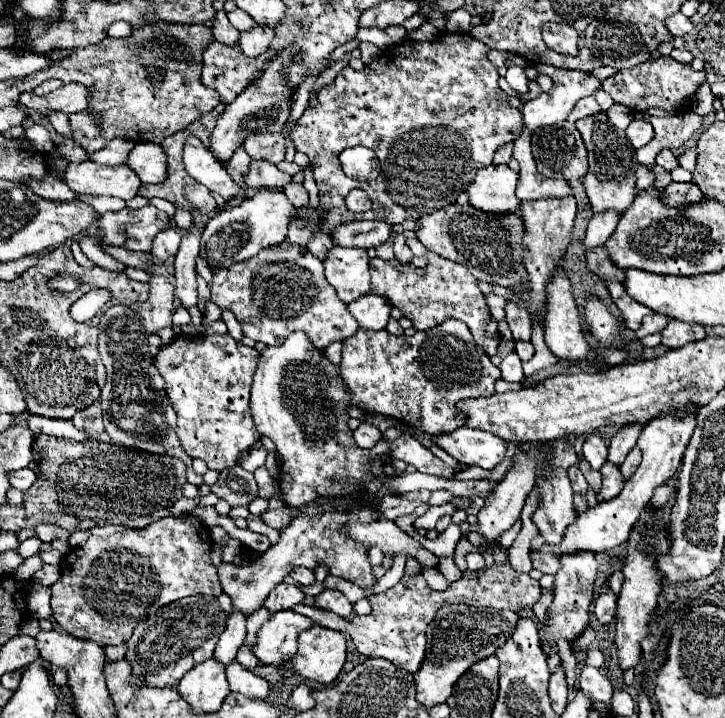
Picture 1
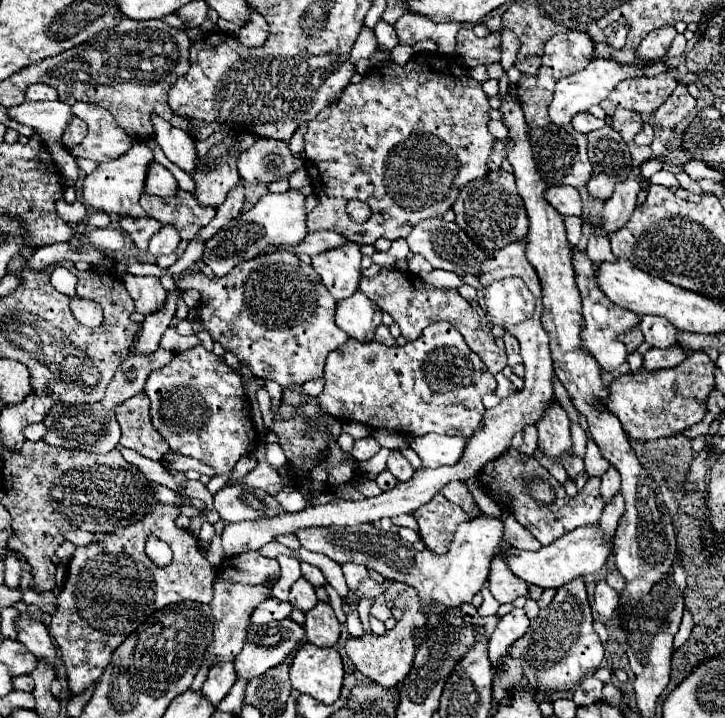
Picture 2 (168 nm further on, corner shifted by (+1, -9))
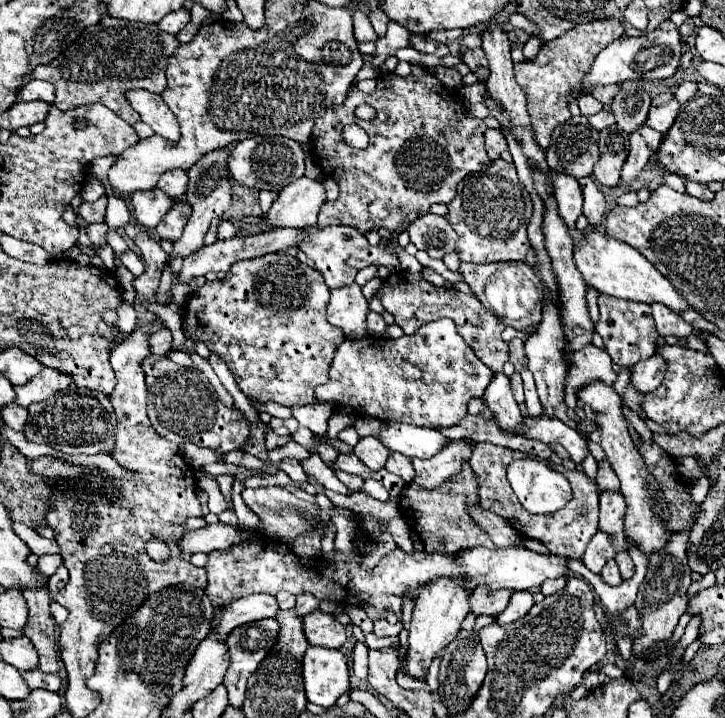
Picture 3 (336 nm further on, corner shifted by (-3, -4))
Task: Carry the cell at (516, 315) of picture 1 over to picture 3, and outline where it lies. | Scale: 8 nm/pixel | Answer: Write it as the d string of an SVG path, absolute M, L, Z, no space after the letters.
M511 339L509 341L509 361L515 365L515 371L519 373L527 365L527 355L523 349L523 339Z

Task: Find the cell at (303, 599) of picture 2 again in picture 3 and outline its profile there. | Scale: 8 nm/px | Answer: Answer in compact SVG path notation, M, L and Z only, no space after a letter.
M301 593L301 595L297 595L295 611L297 611L301 617L305 617L305 615L311 613L311 611L315 611L317 607L319 607L319 599L315 599L311 593Z

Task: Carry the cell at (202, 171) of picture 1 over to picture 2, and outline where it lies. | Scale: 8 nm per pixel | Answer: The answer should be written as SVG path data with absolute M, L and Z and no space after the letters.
M153 116L151 124L153 124L153 138L161 146L165 156L181 170L191 174L191 170L195 170L195 158L197 158L193 138L189 138L185 130L171 126L167 120L159 116Z

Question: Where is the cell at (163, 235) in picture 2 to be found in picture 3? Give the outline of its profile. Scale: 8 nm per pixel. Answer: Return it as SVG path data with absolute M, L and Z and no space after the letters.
M187 201L175 203L171 207L171 211L163 217L163 221L155 227L155 235L159 239L169 239L169 241L177 241L187 225L187 219L191 215L191 207Z

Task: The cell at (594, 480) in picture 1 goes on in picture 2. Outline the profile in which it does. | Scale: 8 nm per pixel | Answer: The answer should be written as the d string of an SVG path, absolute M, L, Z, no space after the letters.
M571 456L571 458L563 458L563 468L565 468L567 474L573 476L573 478L577 478L577 476L585 470L583 460L581 460L581 458L575 458L575 456Z

